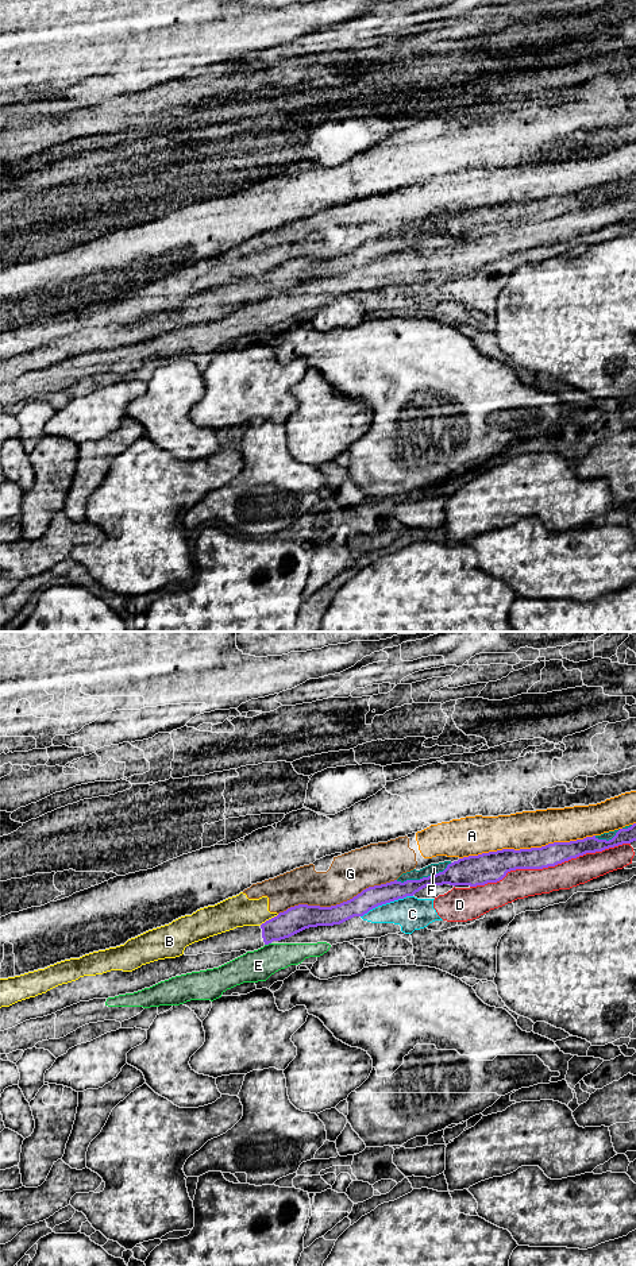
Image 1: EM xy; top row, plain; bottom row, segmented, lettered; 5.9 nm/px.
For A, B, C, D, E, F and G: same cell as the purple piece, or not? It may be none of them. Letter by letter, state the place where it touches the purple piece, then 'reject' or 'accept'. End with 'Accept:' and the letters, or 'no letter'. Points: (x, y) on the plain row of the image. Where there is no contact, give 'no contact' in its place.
A: xy (527, 201) | reject
B: xy (269, 271) | reject
C: xy (386, 254) | reject
D: xy (550, 217) | reject
E: xy (268, 296) | reject
F: xy (423, 230) | reject
G: xy (336, 257) | reject
Accept: no letter

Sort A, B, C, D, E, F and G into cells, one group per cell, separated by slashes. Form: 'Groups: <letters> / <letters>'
Groups: A B G / C D E / F

